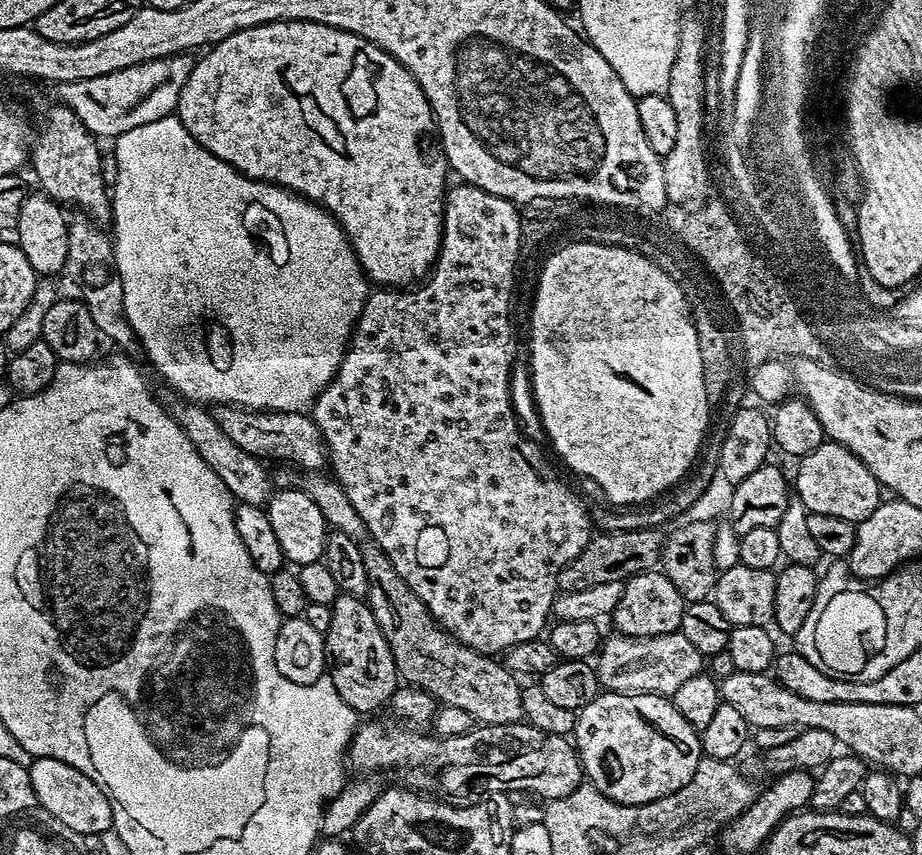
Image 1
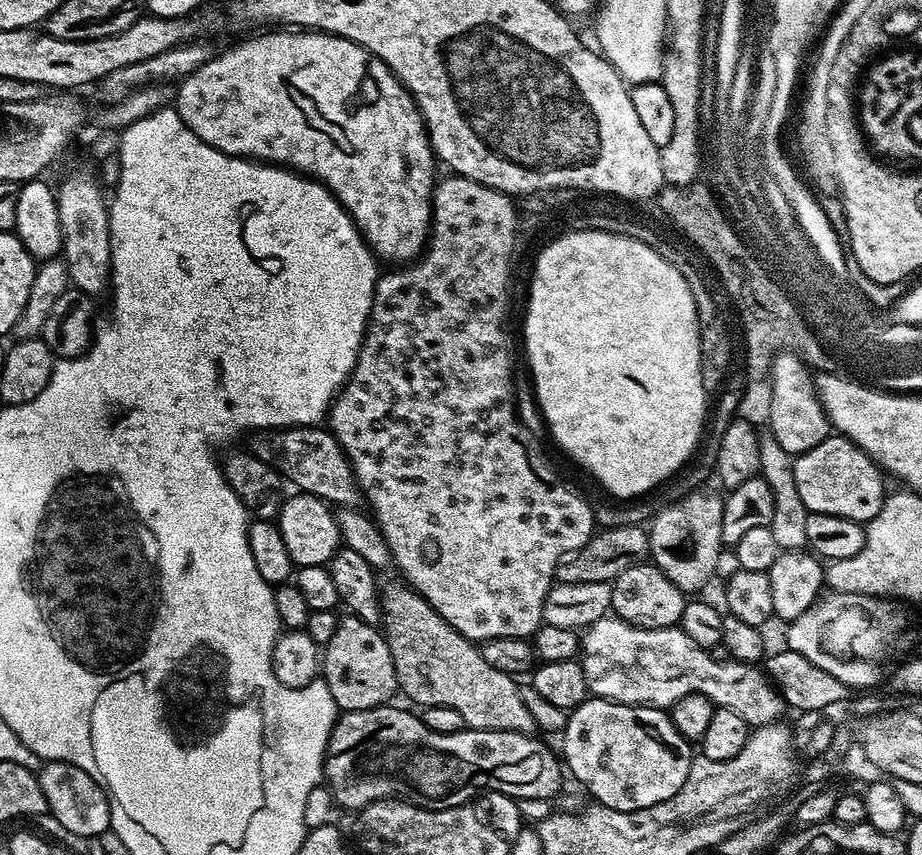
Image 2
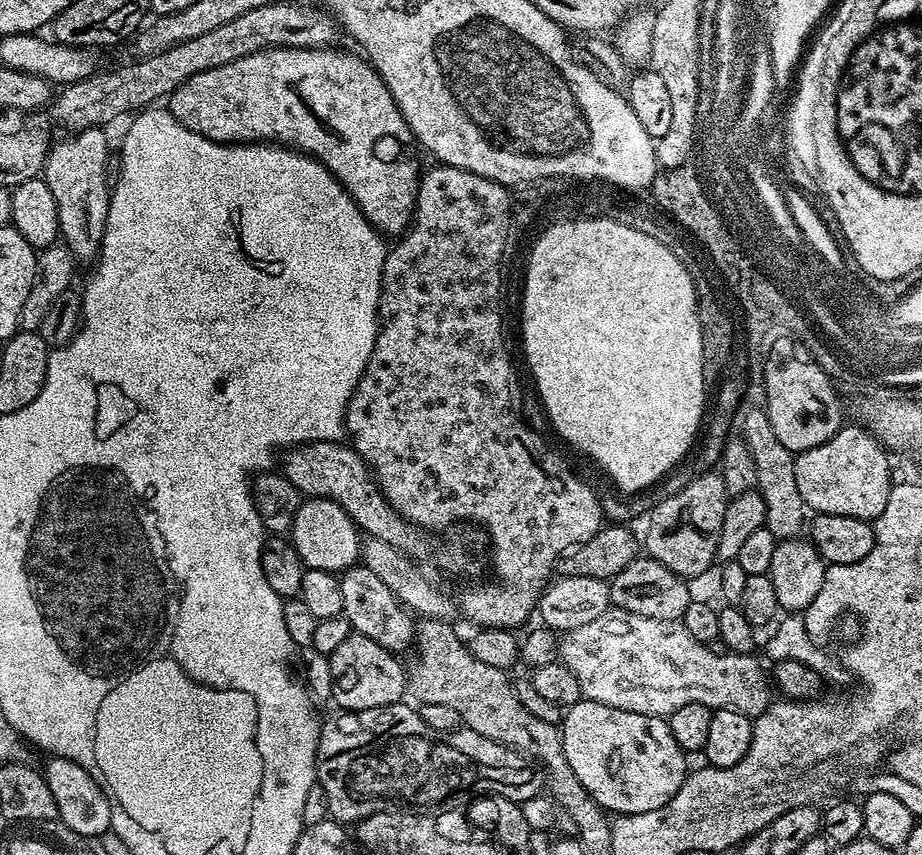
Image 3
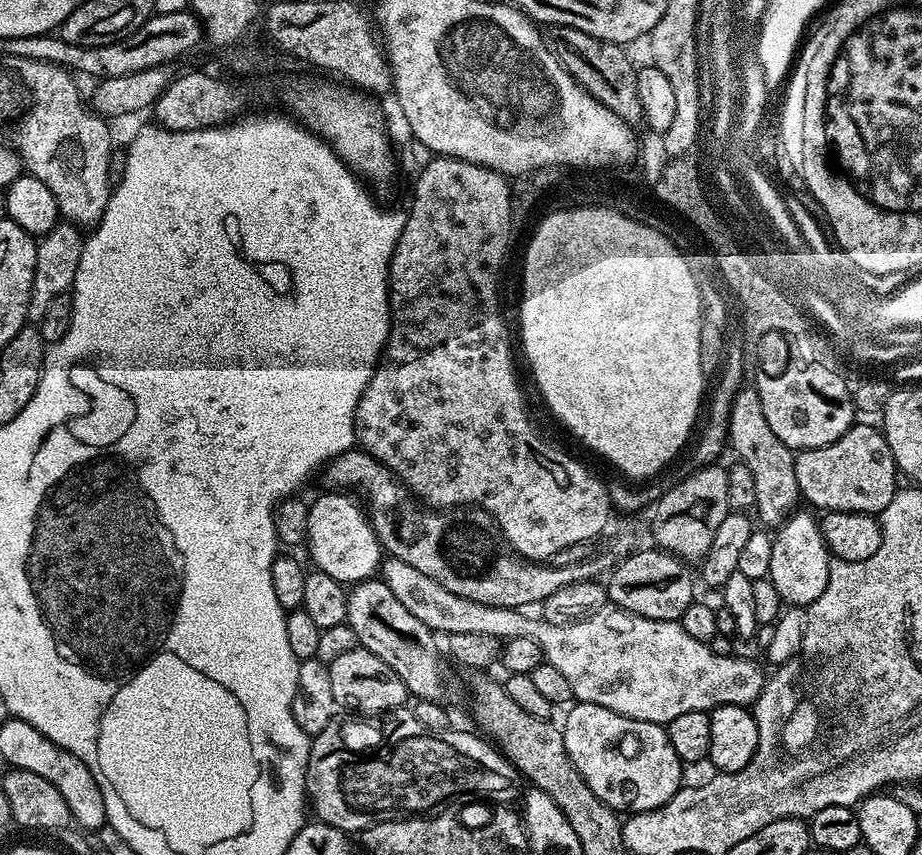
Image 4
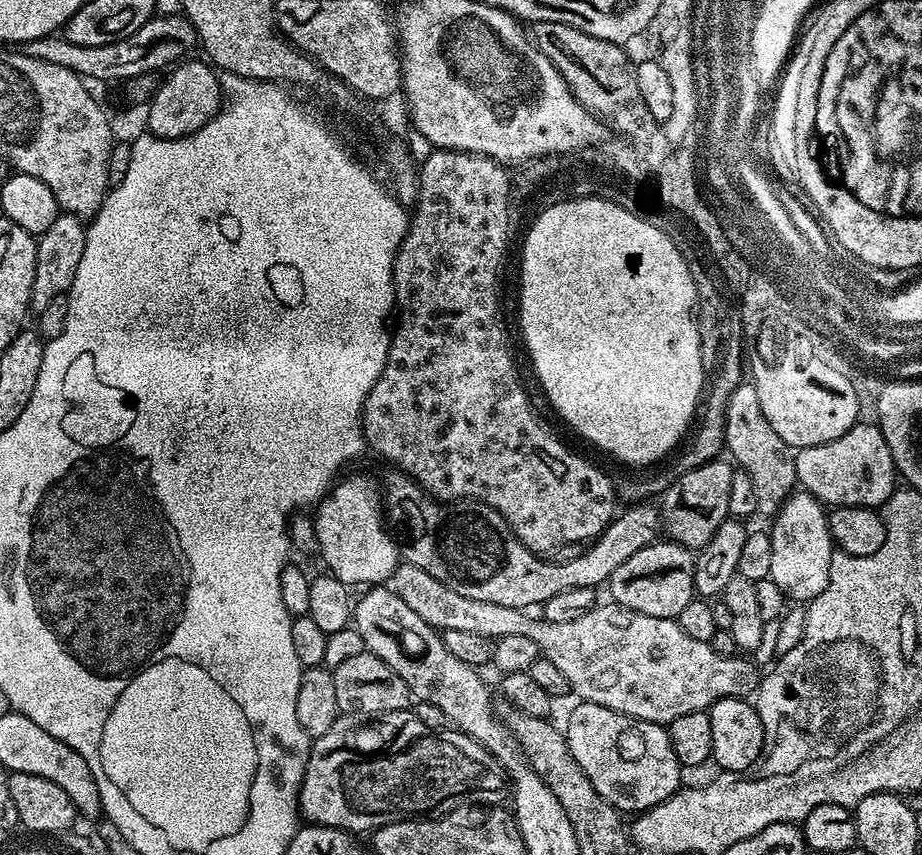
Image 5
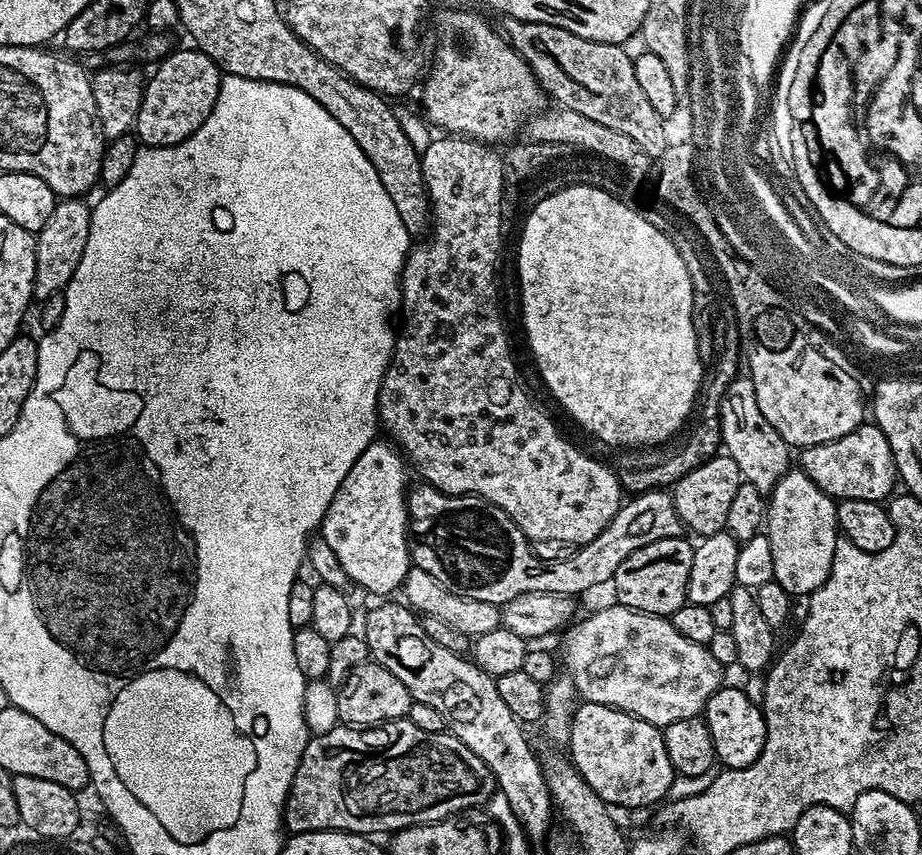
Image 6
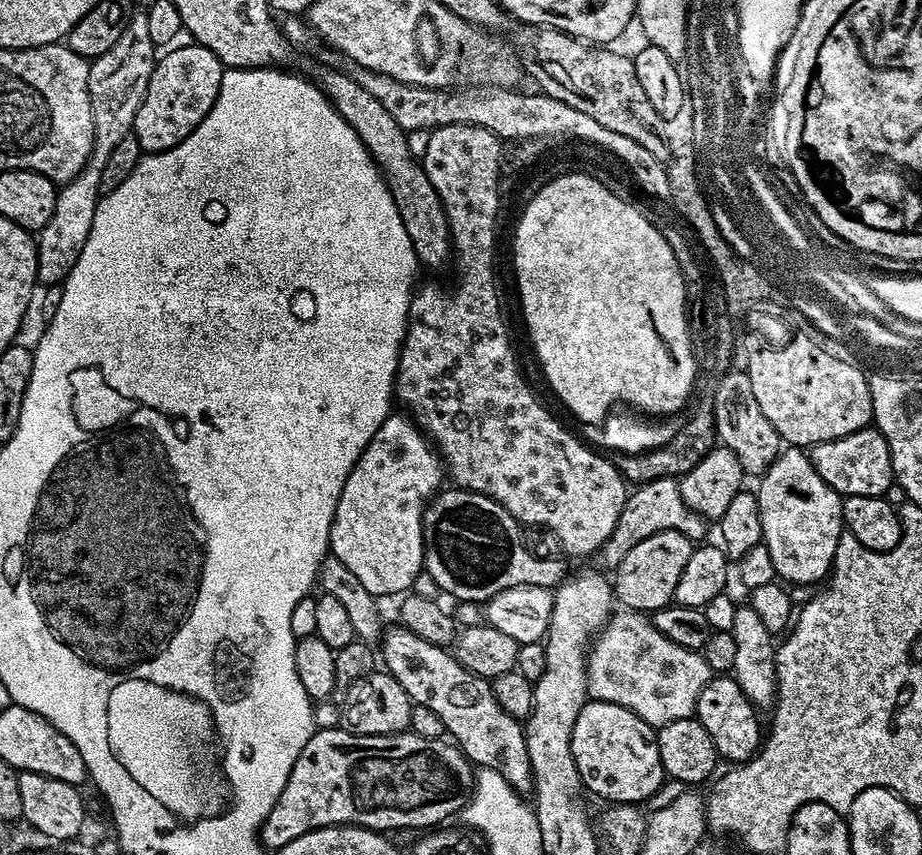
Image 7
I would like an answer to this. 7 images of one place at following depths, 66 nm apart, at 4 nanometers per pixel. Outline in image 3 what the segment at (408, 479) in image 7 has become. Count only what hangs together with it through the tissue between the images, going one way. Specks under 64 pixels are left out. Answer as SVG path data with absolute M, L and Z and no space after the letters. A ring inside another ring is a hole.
M308 498L293 514L290 539L302 558L305 569L326 570L337 574L360 560L361 533L356 523L333 500Z

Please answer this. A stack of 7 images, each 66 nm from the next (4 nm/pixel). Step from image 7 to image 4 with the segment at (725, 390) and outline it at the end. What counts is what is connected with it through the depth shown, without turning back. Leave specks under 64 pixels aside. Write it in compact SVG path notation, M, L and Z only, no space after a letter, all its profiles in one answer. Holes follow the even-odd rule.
M745 387L735 397L728 423L728 443L731 451L736 451L739 463L750 466L750 474L754 474L754 498L756 507L754 516L761 525L775 530L787 522L789 516L797 511L802 497L798 490L798 474L794 474L796 452L770 430L770 422L762 411L762 402L753 387Z

